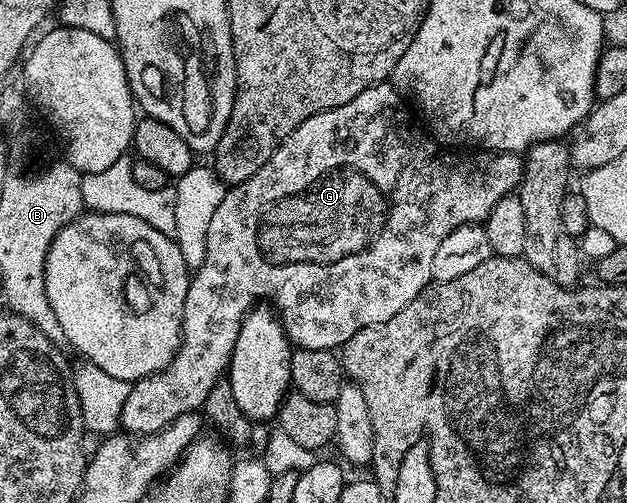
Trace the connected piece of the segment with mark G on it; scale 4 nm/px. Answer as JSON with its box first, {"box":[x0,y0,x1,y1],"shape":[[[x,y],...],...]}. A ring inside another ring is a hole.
{"box":[121,82,523,438],"shape":[[[383,82],[356,94],[356,98],[352,98],[352,102],[344,102],[344,106],[329,108],[300,122],[300,126],[296,126],[292,134],[288,134],[280,141],[272,158],[268,158],[268,162],[264,162],[264,166],[260,166],[260,170],[256,170],[252,178],[248,178],[243,184],[233,185],[225,193],[223,201],[216,209],[216,214],[212,217],[212,222],[209,223],[204,262],[192,272],[190,277],[188,294],[184,298],[181,343],[178,352],[164,370],[154,372],[151,376],[130,384],[128,398],[124,401],[121,422],[121,427],[127,433],[138,438],[146,437],[167,428],[174,419],[180,418],[185,412],[201,409],[204,398],[208,398],[208,390],[212,390],[212,386],[216,386],[216,382],[229,369],[242,319],[255,305],[264,301],[262,299],[271,300],[270,304],[277,319],[281,321],[282,328],[294,348],[338,350],[348,342],[348,338],[352,338],[352,334],[356,334],[356,330],[364,330],[364,326],[372,326],[376,322],[388,322],[392,314],[404,310],[404,306],[408,306],[412,298],[416,298],[416,294],[420,294],[426,285],[431,283],[432,258],[436,254],[436,249],[440,247],[440,242],[444,242],[445,236],[465,224],[482,224],[492,214],[492,206],[496,206],[500,198],[511,195],[518,188],[523,172],[523,157],[519,153],[451,150],[435,140],[433,135],[427,134],[421,127],[418,129],[414,125],[414,120],[402,100],[405,99],[394,89],[393,84]]]}

